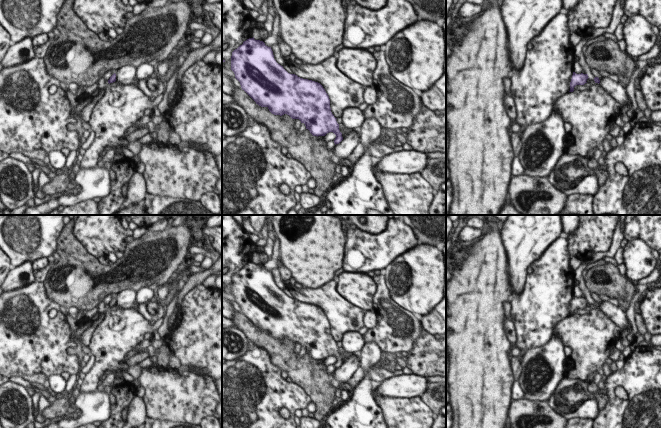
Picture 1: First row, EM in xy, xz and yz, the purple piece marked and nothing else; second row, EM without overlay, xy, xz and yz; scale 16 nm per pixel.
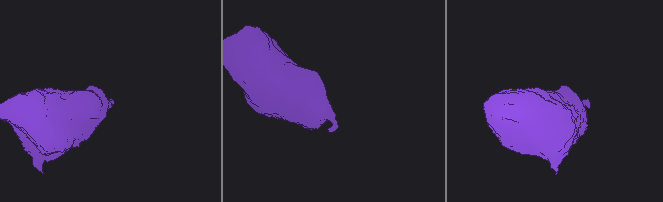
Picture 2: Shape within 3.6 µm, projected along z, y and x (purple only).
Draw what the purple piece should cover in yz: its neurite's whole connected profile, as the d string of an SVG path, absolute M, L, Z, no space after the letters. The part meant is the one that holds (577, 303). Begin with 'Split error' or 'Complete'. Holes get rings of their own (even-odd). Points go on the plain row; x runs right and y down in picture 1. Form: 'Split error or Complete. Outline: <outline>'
Complete. Outline: M573 296L569 316L573 316L576 309L584 309L585 307L587 307L586 305L588 302L588 298L576 298L575 296Z

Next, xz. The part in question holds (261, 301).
Complete. Outline: M249 262L232 276L231 294L244 314L261 331L267 331L274 339L289 339L299 343L313 360L325 360L329 356L336 359L335 369L342 364L342 357L330 332L330 323L323 310L315 305L303 303L288 297L274 283L271 271L263 265Z

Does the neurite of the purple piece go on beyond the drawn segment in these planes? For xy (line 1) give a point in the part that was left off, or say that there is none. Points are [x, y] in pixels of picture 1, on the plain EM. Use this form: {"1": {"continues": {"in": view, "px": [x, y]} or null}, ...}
{"1": {"continues": null}}

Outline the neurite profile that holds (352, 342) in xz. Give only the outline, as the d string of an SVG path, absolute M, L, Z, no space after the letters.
M346 332L341 340L342 348L346 352L357 352L365 345L362 335L358 332Z

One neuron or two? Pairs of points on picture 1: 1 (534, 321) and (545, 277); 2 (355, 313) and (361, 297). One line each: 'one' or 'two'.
1: one
2: two

